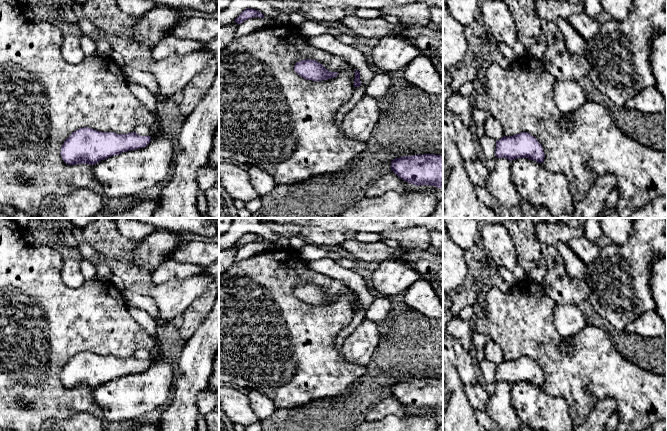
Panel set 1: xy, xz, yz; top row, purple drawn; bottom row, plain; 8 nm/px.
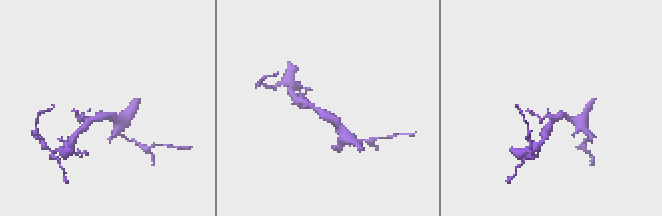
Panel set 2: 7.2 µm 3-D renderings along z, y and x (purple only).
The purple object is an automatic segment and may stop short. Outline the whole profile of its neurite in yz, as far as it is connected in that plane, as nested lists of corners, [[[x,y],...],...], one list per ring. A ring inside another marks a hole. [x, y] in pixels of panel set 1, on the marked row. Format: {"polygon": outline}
{"polygon": [[[527,132],[502,137],[496,141],[495,156],[507,158],[509,161],[517,158],[528,158],[543,163],[545,154],[538,140]]]}

